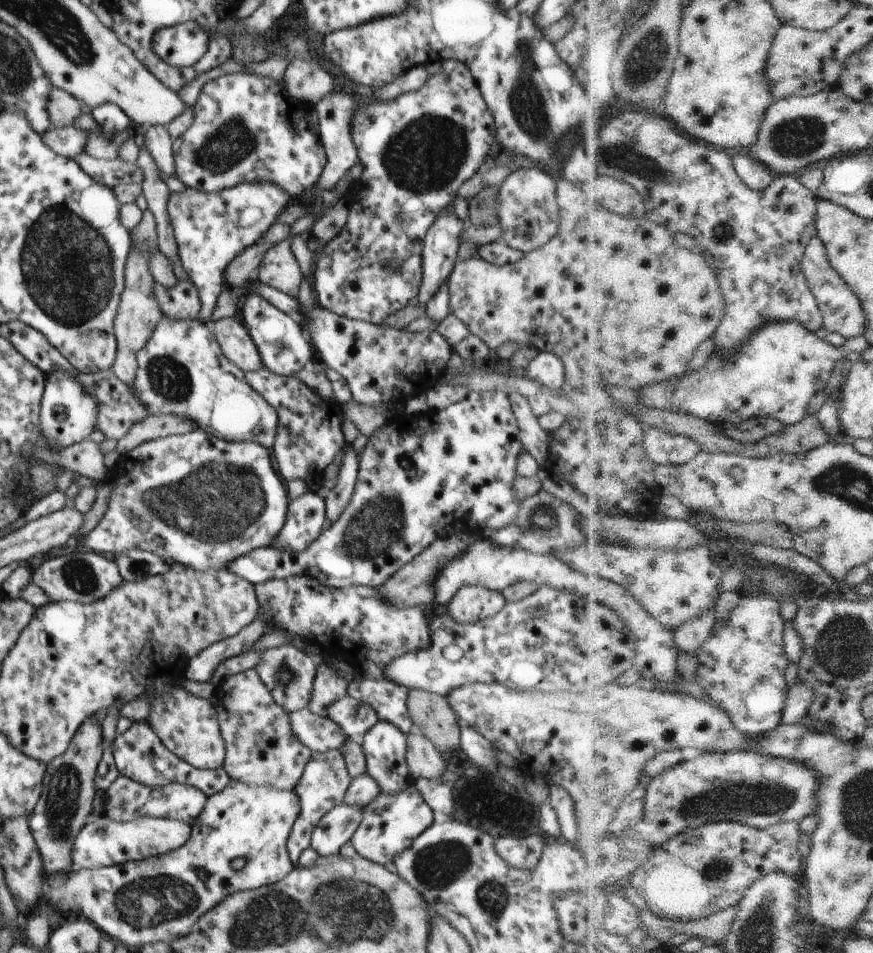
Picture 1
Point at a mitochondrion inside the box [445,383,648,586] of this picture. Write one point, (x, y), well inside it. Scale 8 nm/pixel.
(543, 519)

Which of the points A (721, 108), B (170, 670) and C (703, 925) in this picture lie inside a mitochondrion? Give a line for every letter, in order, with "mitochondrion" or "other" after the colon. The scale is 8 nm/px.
A: other
B: other
C: other

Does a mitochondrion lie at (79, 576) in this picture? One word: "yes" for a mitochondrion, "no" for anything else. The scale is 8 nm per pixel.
yes

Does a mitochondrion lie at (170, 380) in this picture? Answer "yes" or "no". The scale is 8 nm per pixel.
yes

